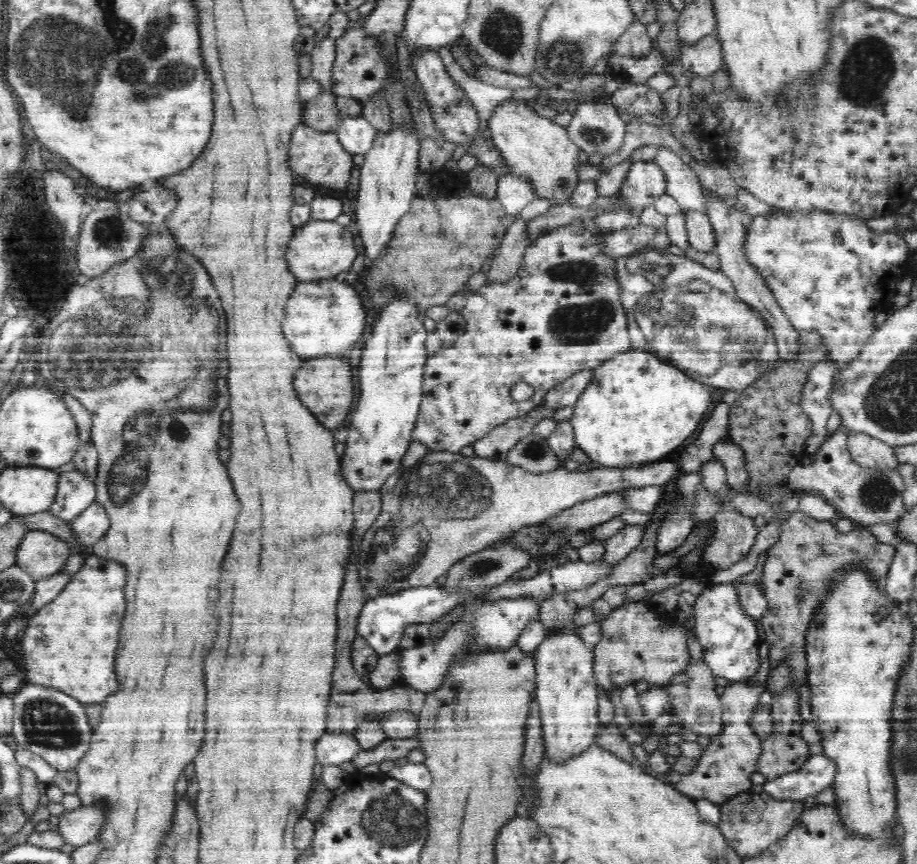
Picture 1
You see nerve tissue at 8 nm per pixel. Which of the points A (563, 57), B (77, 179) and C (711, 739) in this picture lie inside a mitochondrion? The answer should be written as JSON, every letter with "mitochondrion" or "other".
{"A":"mitochondrion","B":"other","C":"other"}

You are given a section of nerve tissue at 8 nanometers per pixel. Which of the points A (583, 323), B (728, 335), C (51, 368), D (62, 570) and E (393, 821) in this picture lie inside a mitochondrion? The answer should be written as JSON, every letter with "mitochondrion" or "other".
{"A":"mitochondrion","B":"mitochondrion","C":"mitochondrion","D":"other","E":"mitochondrion"}

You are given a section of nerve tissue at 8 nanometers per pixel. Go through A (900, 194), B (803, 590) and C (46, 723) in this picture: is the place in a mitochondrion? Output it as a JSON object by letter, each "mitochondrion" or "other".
{"A":"other","B":"mitochondrion","C":"mitochondrion"}

